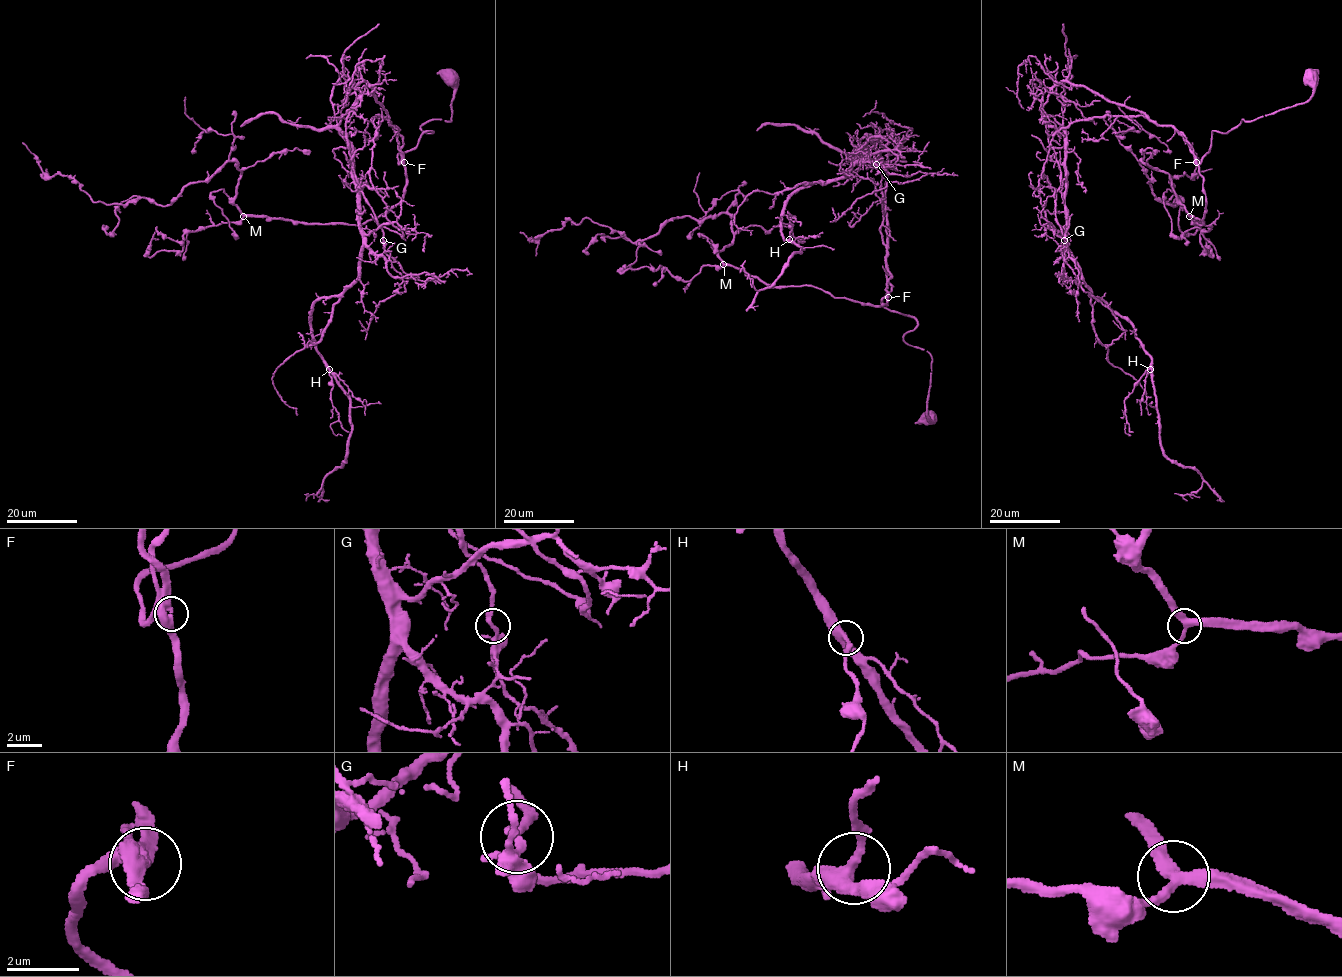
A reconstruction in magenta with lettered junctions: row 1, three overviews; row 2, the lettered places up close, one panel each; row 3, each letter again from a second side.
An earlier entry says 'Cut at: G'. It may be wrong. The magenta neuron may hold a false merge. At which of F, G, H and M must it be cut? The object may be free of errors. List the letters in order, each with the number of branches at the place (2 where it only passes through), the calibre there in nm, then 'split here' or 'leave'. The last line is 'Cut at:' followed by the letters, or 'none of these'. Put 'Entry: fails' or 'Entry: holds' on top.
Entry: holds
F: 3 | 400 nm | leave
G: 3 | 150 nm | split here
H: 3 | 320 nm | leave
M: 3 | 280 nm | leave
Cut at: G

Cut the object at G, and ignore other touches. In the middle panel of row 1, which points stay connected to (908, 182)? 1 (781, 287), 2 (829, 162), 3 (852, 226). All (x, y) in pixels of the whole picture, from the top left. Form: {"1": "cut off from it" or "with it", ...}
{"1": "cut off from it", "2": "cut off from it", "3": "cut off from it"}

